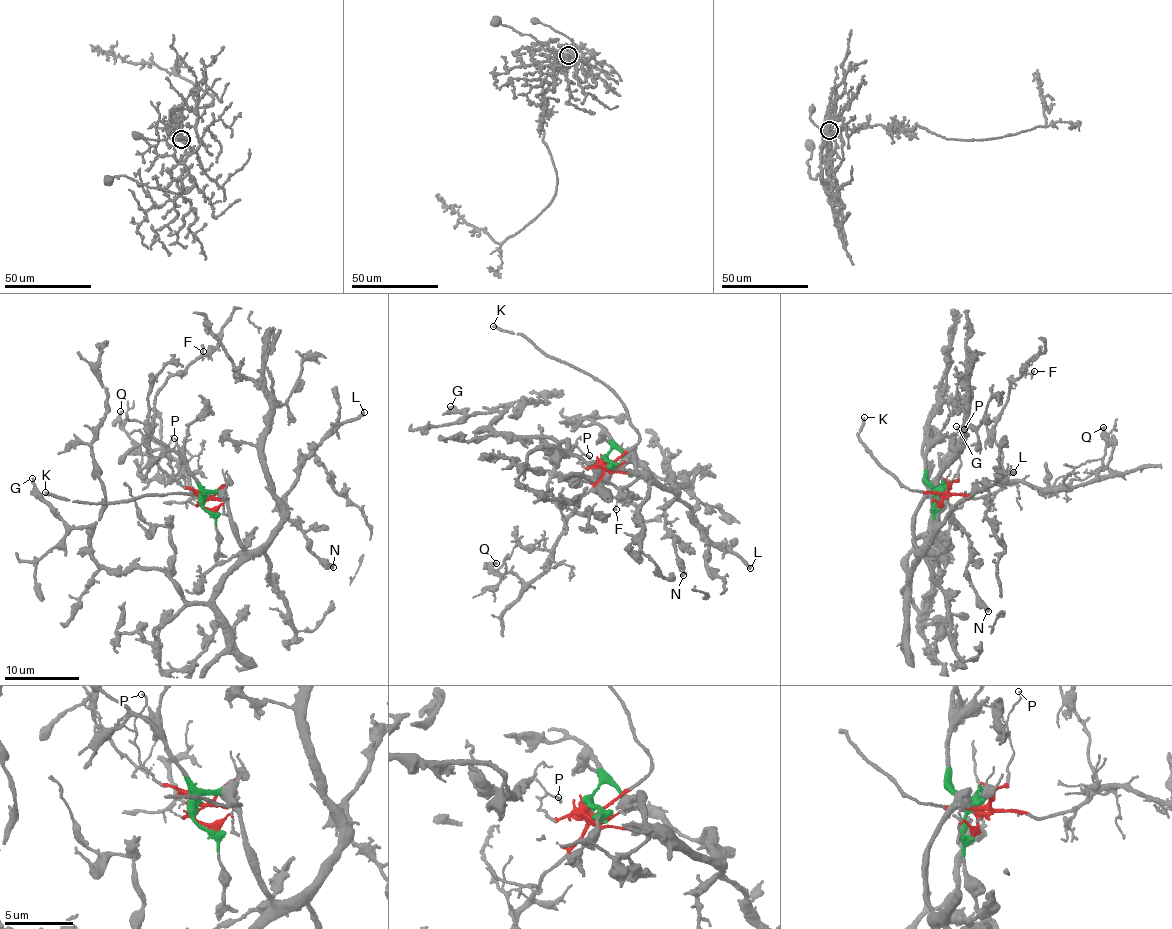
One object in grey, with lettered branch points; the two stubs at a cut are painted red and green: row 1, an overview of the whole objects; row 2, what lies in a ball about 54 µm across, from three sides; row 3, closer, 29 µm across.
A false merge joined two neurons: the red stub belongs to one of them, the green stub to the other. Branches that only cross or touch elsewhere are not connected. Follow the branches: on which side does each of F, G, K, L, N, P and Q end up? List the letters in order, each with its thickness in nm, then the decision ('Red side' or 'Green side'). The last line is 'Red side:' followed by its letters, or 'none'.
F: Thickness 160 nm. Red side
G: Thickness 160 nm. Green side
K: Thickness 240 nm. Red side
L: Thickness 300 nm. Green side
N: Thickness 280 nm. Green side
P: Thickness 120 nm. Red side
Q: Thickness 240 nm. Red side
Red side: F, K, P, Q

